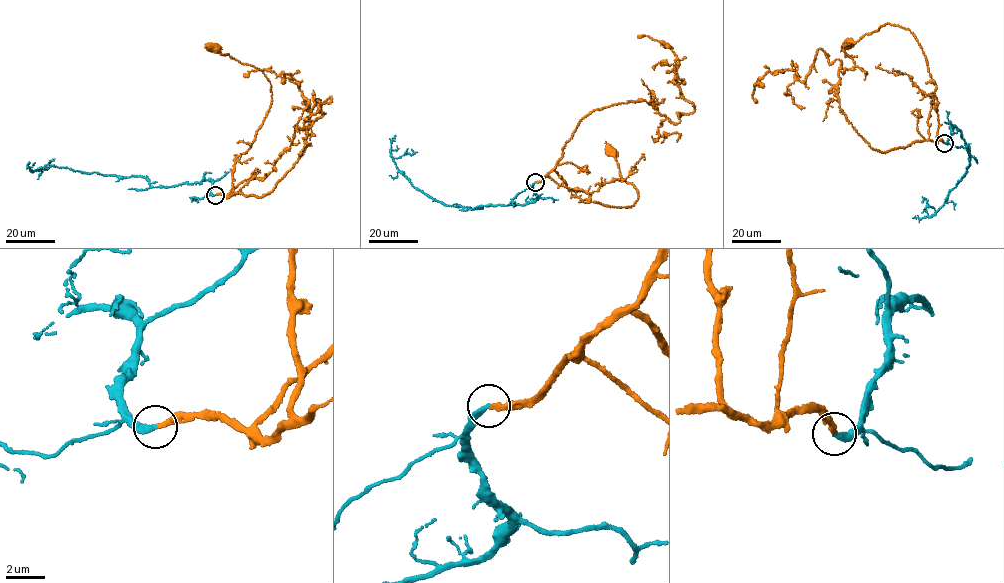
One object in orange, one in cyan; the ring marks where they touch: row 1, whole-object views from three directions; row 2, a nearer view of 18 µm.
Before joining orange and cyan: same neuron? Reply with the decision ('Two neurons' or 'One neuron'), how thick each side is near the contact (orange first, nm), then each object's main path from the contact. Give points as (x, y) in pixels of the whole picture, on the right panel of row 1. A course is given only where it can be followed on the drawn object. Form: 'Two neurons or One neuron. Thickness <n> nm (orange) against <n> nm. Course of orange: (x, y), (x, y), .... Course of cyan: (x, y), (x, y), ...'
One neuron. Thickness 280 nm (orange) against 280 nm. Course of orange: (944, 143), (929, 139), (928, 118), (936, 87), (912, 33), (898, 25), (885, 24), (848, 44). Course of cyan: (944, 143), (955, 126), (961, 132), (969, 149), (970, 165), (934, 214), (913, 218)

